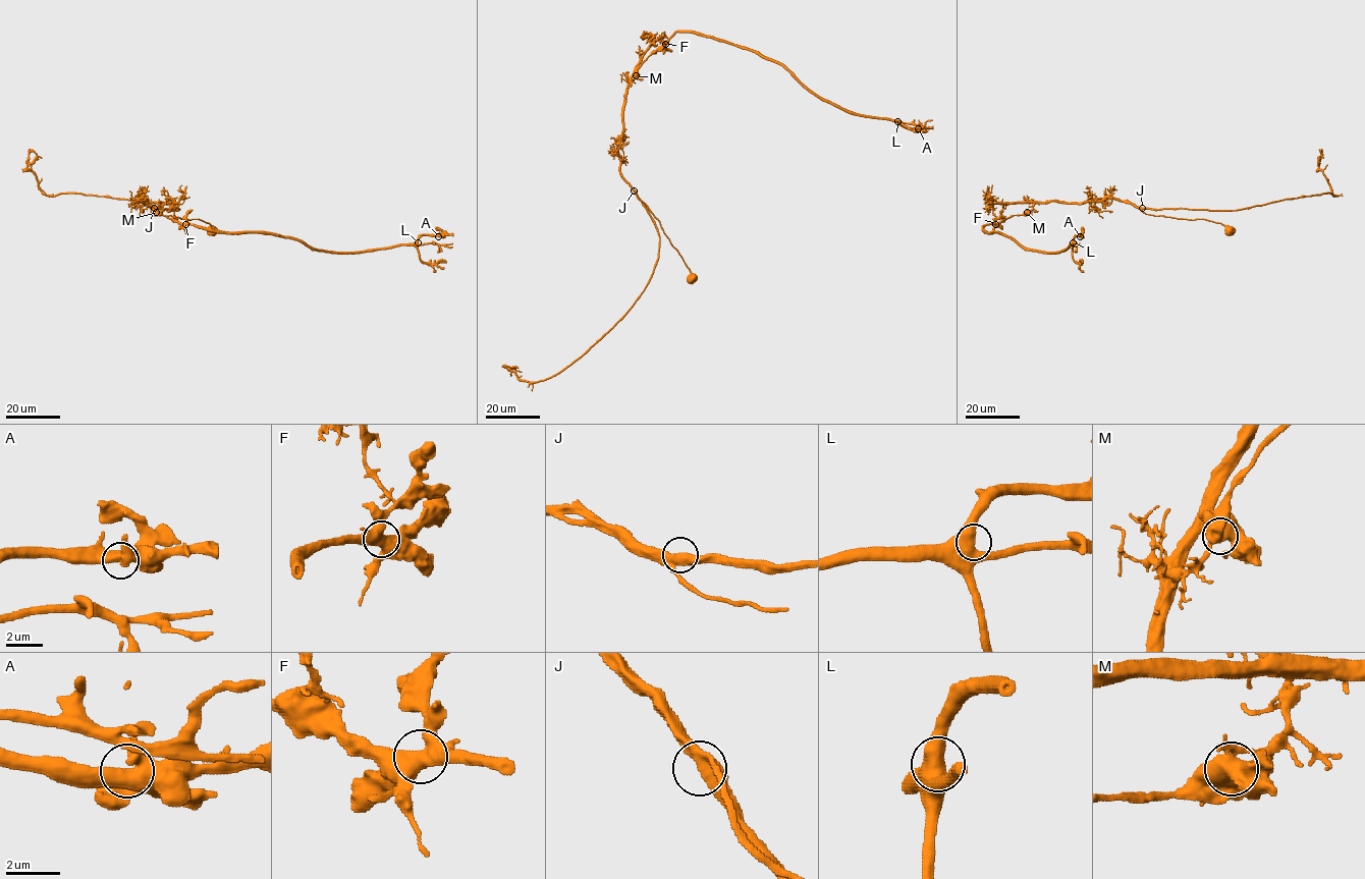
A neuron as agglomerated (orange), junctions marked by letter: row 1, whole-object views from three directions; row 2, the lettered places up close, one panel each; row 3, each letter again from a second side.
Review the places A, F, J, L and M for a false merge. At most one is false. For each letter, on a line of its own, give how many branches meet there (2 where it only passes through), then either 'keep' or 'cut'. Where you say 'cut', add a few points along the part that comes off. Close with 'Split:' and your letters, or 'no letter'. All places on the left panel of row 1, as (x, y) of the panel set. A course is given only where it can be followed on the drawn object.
A: 3 branches meet; keep
F: 3 branches meet; keep
J: 3 branches meet; keep
L: 3 branches meet; keep
M: 3 branches meet; cut; foreign part runs (156, 212), (197, 227), (290, 236), (330, 252), (366, 252), (414, 245), (423, 262), (446, 261)
Split: M

